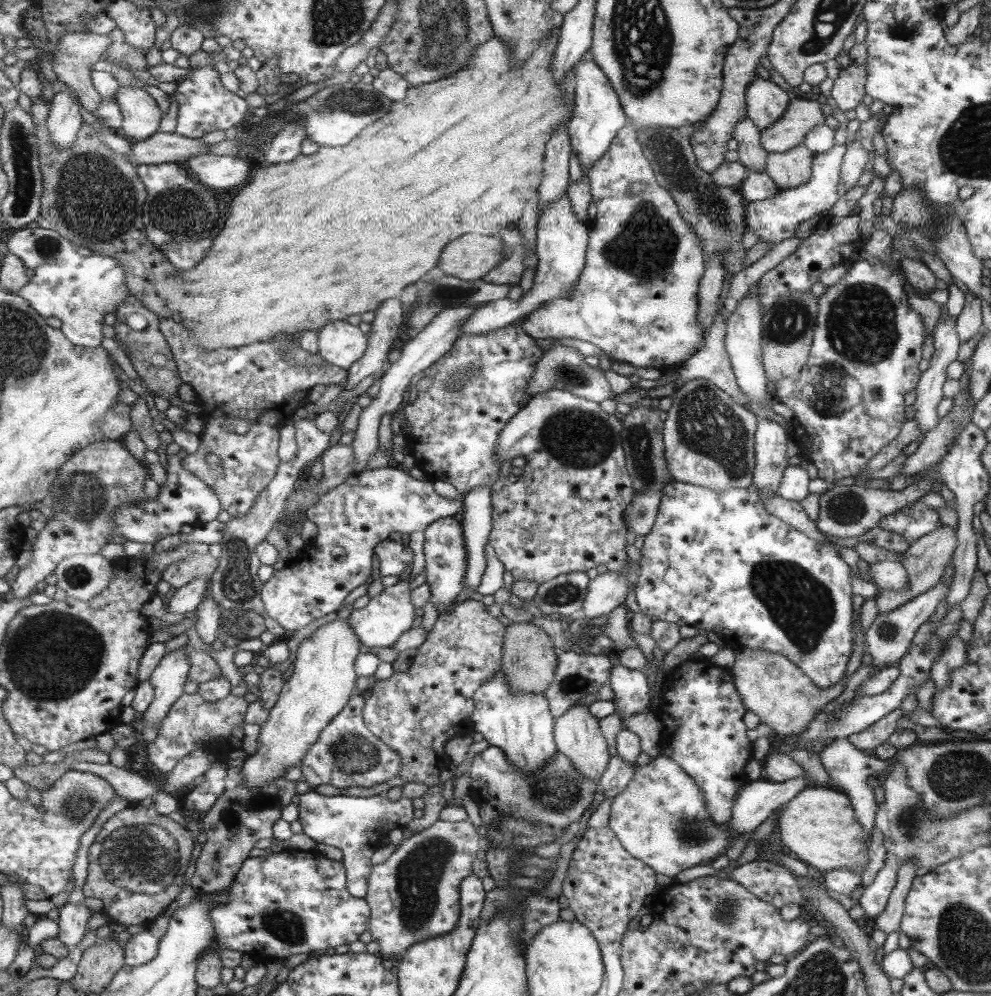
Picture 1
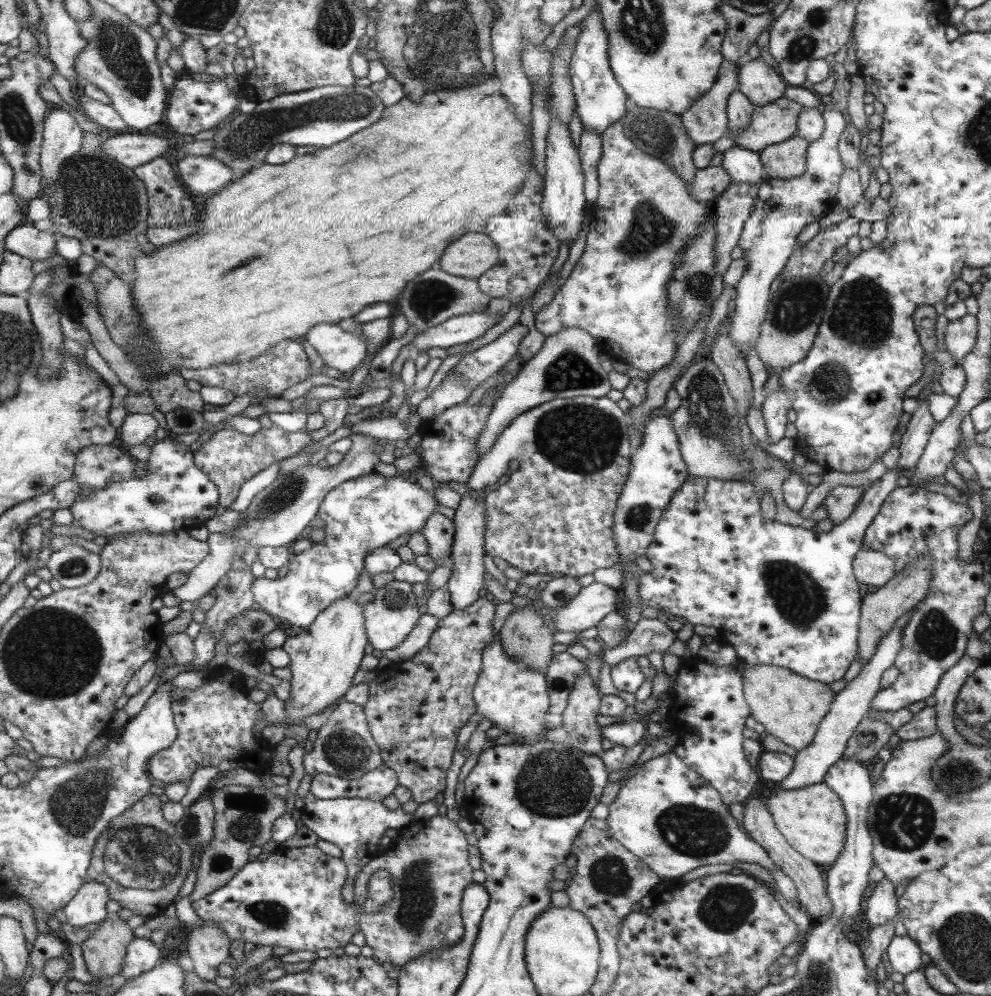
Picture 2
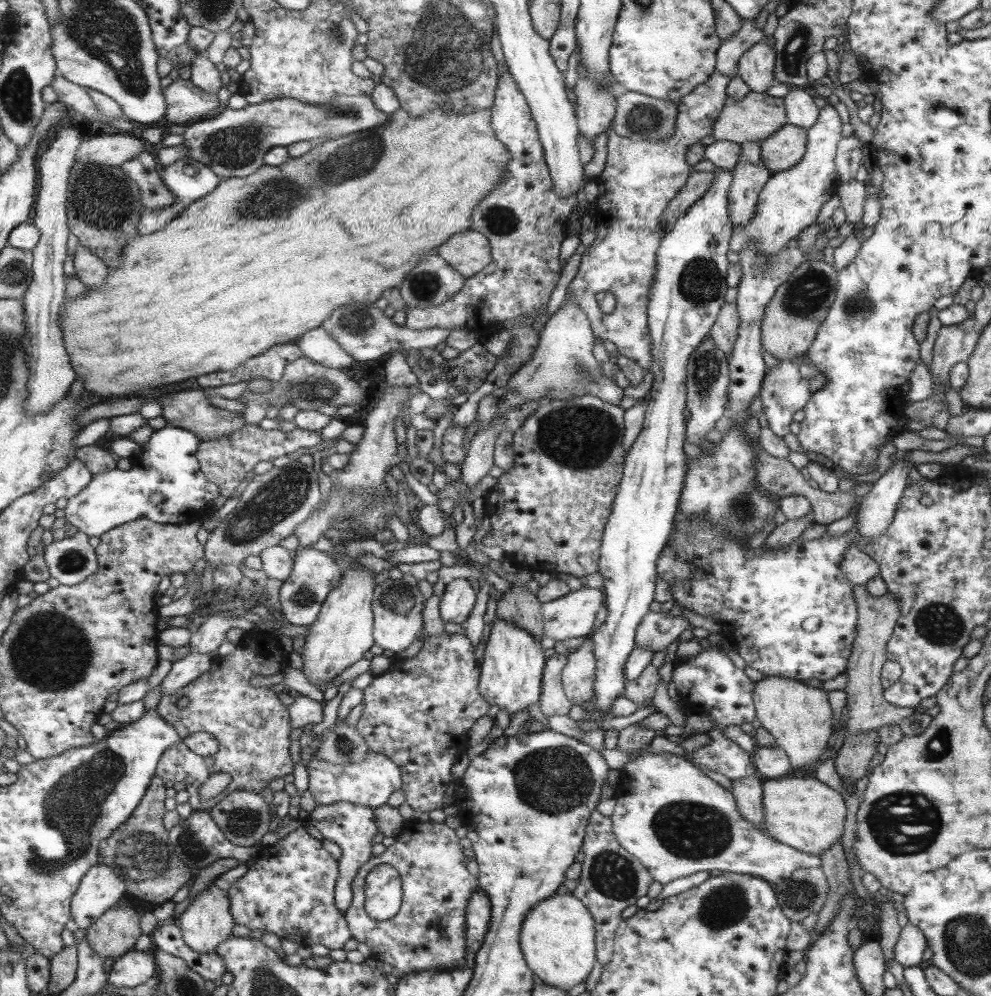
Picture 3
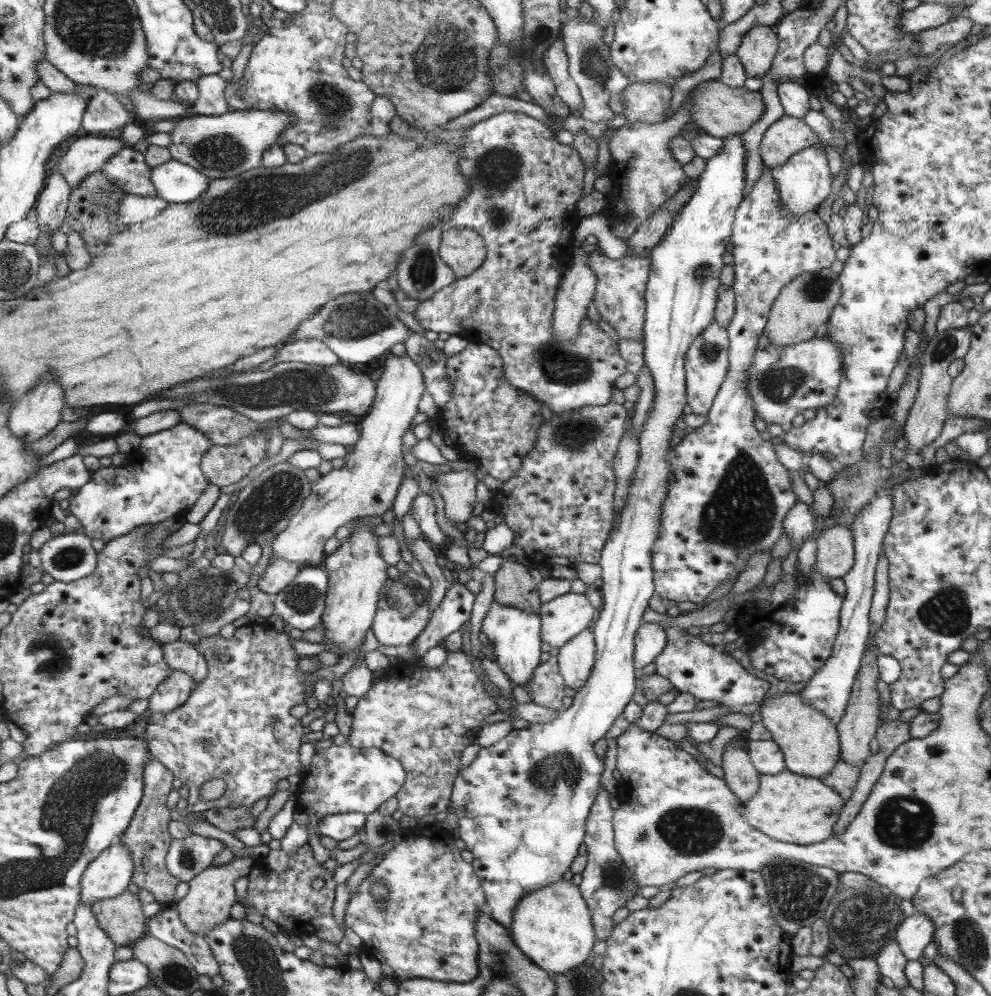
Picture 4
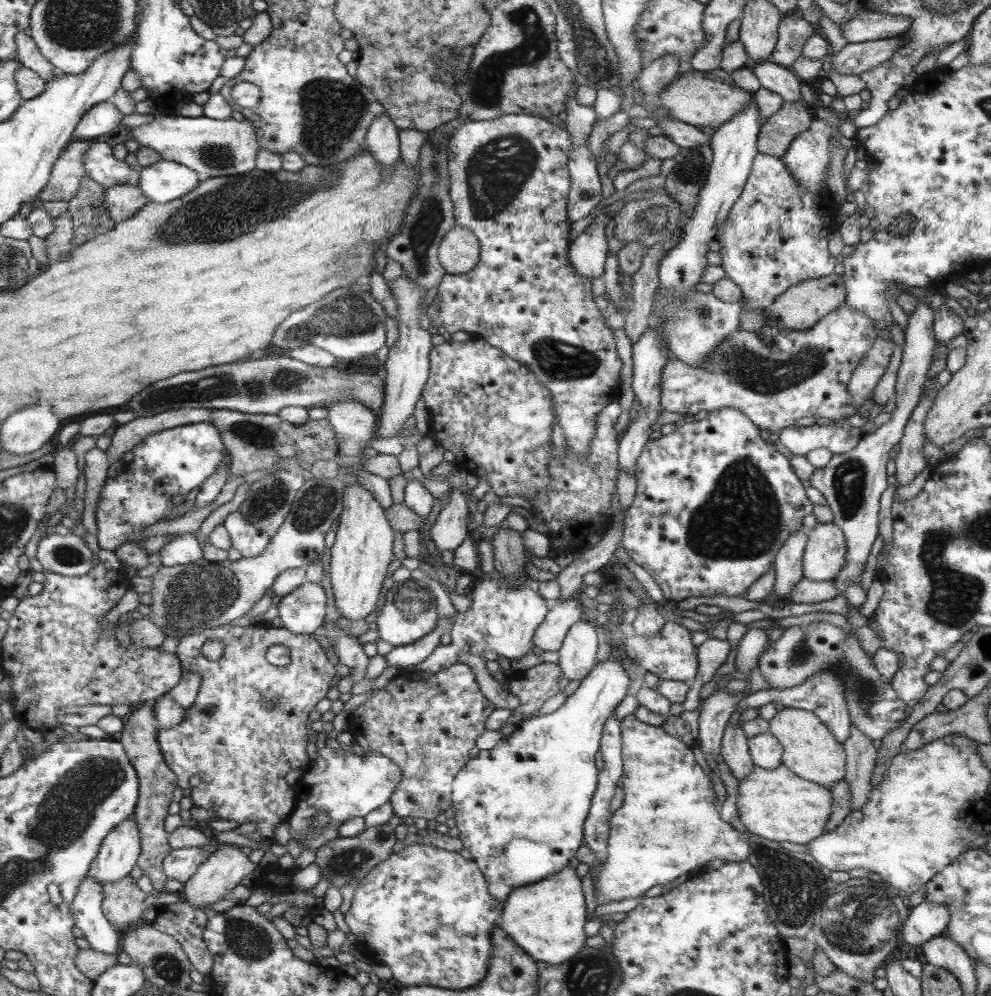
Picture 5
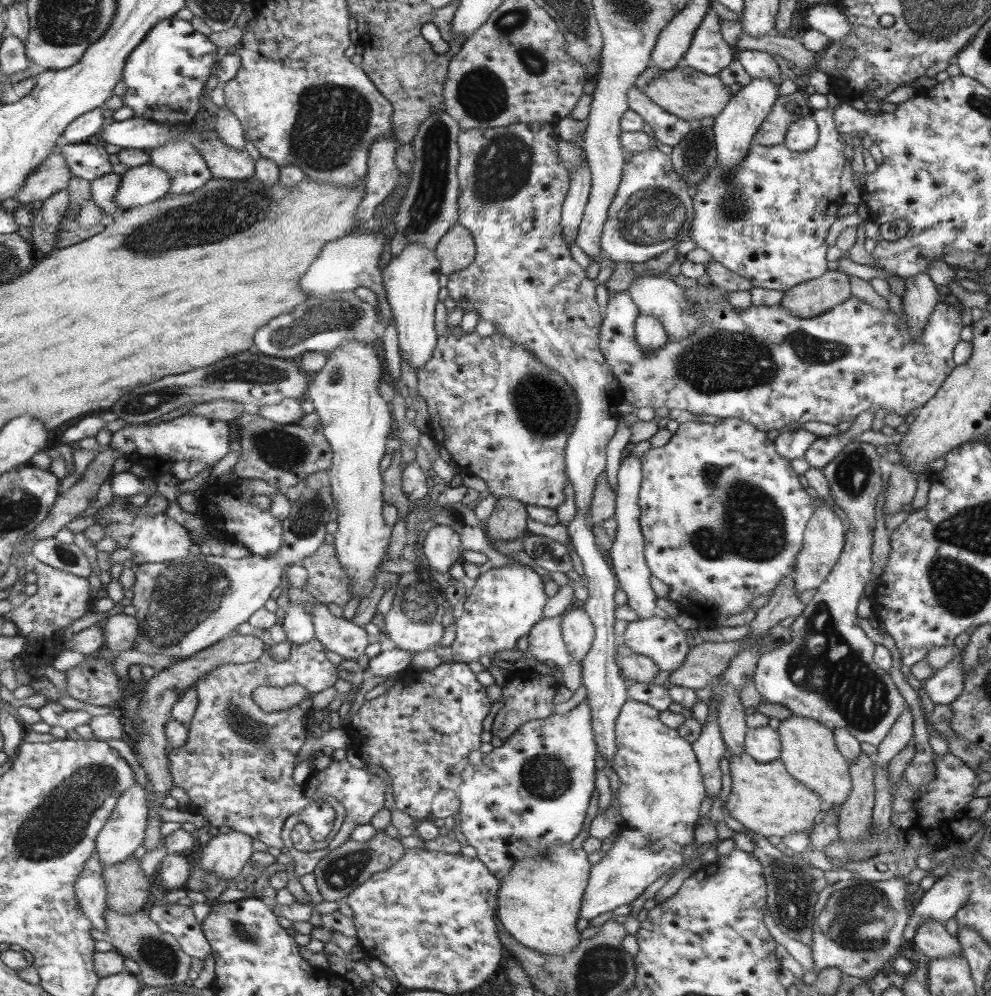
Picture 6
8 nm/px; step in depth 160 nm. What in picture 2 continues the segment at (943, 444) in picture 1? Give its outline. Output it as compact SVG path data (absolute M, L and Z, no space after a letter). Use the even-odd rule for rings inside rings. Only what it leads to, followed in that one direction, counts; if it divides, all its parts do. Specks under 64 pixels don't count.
M896 467L894 469L886 469L881 478L871 483L869 487L863 491L859 502L856 502L854 511L849 518L843 519L832 526L828 532L817 533L812 529L802 527L794 527L790 524L781 524L774 518L772 521L764 519L761 514L759 499L755 495L757 488L748 482L748 480L713 480L712 478L695 478L690 477L684 480L681 488L673 494L669 504L664 508L660 520L656 524L653 534L653 543L649 544L645 552L648 558L651 570L649 572L641 572L638 578L638 599L643 607L654 608L665 614L680 616L693 626L701 624L701 626L713 626L718 631L719 640L734 649L736 657L740 660L740 665L757 666L757 664L779 666L779 668L787 668L797 676L804 677L807 680L813 680L822 684L831 684L839 678L843 678L849 662L855 658L857 646L859 642L855 642L857 637L857 622L859 618L859 594L857 594L857 583L853 578L852 562L856 558L855 554L859 552L861 540L864 539L865 532L872 522L872 519L878 514L881 503L891 494L892 490L897 488L897 478L903 469Z

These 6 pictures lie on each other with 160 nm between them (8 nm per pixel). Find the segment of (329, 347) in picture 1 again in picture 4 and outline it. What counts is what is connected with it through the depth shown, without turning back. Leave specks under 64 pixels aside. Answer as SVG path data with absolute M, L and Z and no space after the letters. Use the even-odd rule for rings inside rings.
M317 339L296 340L280 346L280 353L269 362L261 364L257 371L267 371L280 362L302 362L319 366L333 366L340 360L333 351Z

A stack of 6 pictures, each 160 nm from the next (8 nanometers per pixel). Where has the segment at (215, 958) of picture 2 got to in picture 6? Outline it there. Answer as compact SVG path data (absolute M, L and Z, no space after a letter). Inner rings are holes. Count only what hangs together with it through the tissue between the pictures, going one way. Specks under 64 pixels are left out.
M231 830L217 834L202 851L202 869L214 872L221 878L237 878L243 868L252 860L252 836Z

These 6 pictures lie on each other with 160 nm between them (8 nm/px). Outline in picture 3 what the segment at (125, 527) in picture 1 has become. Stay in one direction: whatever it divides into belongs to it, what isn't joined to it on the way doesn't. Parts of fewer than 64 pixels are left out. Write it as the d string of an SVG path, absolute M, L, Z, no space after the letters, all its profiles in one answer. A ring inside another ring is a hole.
M173 424L153 432L143 446L143 454L128 470L109 470L94 475L83 492L68 499L64 509L68 525L75 526L89 536L101 538L118 526L147 518L157 524L191 524L203 521L215 509L213 500L220 488L211 482L201 468L198 452L202 441L189 429ZM160 492L165 501L161 507L149 503L151 494Z

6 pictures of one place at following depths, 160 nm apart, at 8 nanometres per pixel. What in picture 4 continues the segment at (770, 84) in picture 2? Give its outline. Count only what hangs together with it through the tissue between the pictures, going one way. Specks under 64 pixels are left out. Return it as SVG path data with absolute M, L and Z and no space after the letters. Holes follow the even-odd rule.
M756 26L744 34L734 55L748 77L760 79L772 66L777 47L774 26Z

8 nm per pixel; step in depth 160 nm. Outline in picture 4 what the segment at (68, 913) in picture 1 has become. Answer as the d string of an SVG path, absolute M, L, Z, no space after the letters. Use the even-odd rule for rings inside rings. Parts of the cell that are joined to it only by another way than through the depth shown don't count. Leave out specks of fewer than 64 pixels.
M121 837L93 860L85 871L81 885L82 902L94 905L123 895L131 886L135 872L132 852L127 844L122 843Z

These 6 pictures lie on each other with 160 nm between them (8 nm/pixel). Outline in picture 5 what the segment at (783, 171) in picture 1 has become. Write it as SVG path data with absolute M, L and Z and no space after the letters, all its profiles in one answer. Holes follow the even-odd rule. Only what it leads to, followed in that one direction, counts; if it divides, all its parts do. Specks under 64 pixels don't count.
M783 101L781 108L760 125L757 152L781 159L792 140L811 126L813 117L811 109L804 102Z

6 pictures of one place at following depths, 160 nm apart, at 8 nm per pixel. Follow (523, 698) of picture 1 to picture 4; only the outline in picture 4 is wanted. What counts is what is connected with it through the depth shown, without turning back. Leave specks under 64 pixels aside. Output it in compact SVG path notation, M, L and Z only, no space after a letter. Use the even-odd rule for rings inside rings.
M494 599L481 621L480 631L484 640L493 648L495 663L501 672L509 679L509 683L525 686L532 680L533 672L540 664L540 617L539 613L525 612L524 609L511 608L508 605L497 604Z

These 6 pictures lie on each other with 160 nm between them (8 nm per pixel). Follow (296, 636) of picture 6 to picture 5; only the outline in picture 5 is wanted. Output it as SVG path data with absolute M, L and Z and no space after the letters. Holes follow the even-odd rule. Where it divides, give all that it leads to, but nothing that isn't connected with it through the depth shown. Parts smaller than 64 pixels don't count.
M303 581L280 599L277 608L285 628L297 636L310 635L323 622L327 598L319 583Z

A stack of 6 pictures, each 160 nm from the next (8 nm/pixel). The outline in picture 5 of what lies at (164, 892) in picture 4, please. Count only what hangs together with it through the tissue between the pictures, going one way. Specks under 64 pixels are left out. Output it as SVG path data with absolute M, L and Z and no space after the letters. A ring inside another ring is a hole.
M157 700L145 705L134 707L129 714L129 720L121 735L117 737L126 748L129 758L140 777L140 799L135 811L138 827L141 831L142 853L138 867L150 879L157 893L167 892L169 877L164 869L164 860L171 854L172 844L170 833L165 830L165 822L169 816L169 806L173 802L175 790L180 788L179 778L168 765L159 741L159 726L157 726Z

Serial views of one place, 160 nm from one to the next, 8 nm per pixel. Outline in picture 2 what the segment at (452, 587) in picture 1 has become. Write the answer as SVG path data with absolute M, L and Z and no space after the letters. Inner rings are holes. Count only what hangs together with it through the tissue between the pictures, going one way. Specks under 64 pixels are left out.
M440 513L431 515L420 532L427 542L427 556L431 560L447 558L452 551L455 538L455 521L447 519Z

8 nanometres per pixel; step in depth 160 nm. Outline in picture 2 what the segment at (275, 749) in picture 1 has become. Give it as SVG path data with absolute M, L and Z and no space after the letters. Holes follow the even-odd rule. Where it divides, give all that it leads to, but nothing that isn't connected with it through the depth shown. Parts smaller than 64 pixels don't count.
M344 596L330 604L324 611L316 616L315 622L309 627L305 627L302 633L297 636L289 636L282 648L291 656L292 664L290 670L292 679L290 684L292 687L291 700L284 706L287 717L287 727L284 731L285 738L293 738L291 726L304 726L303 721L309 716L321 713L327 707L331 706L335 701L342 700L343 695L349 687L353 677L359 671L359 663L364 655L365 644L368 643L368 636L365 629L365 616L363 613L363 605L355 603L355 596Z

